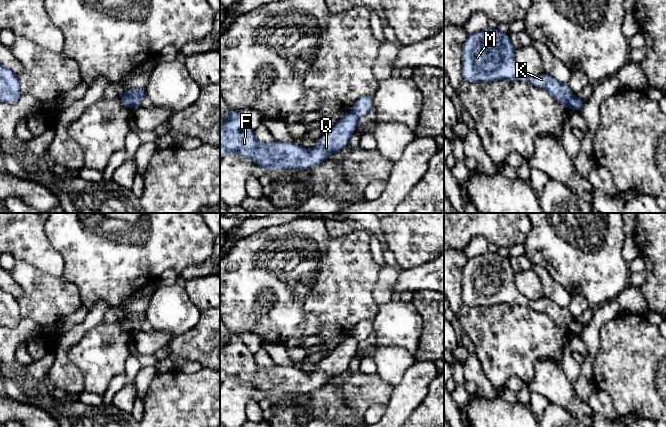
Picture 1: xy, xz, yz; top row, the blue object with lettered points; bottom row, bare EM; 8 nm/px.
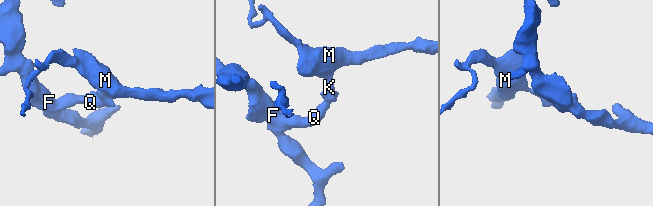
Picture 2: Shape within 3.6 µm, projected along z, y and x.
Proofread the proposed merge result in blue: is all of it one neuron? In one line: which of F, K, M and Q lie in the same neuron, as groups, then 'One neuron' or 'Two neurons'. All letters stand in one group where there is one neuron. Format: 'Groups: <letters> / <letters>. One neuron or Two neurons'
Groups: F Q / K M. Two neurons

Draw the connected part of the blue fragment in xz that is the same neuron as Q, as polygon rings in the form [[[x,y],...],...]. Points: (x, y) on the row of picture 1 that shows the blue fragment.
[[[237,110],[230,111],[220,126],[220,159],[227,153],[235,152],[253,160],[261,168],[308,170],[348,146],[358,119],[352,112],[347,113],[317,140],[313,149],[305,150],[291,142],[276,140],[270,144],[259,143],[254,136],[254,129],[242,115]]]

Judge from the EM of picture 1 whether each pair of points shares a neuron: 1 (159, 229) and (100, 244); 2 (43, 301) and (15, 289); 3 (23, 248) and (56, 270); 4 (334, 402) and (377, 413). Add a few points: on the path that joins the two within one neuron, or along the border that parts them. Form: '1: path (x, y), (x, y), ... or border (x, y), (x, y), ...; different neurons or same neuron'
1: path (148, 245), (144, 249), (116, 249); same neuron
2: border (10, 277), (22, 290), (22, 294), (18, 298); different neurons
3: path (31, 248), (34, 248), (48, 262); same neuron
4: border (386, 405), (372, 405), (363, 416); different neurons

